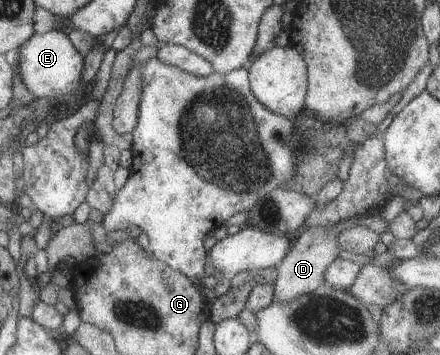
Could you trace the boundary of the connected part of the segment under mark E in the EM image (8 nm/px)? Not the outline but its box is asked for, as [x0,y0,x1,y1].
[16,28,89,104]

